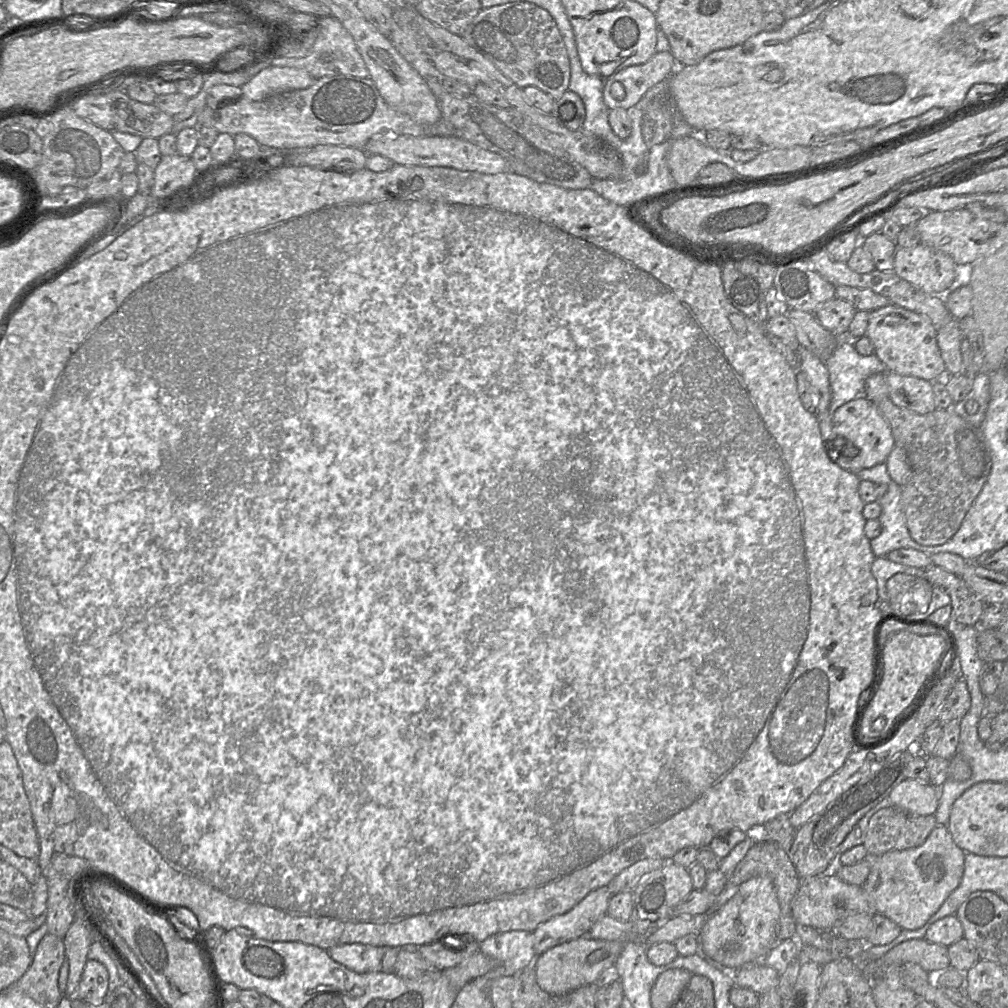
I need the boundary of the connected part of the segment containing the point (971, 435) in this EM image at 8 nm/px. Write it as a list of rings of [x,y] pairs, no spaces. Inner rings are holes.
[[[889,397],[874,404],[888,421],[895,445],[905,450],[911,467],[908,482],[901,486],[902,509],[910,535],[924,546],[942,545],[959,530],[966,513],[988,480],[992,460],[984,435],[980,427],[968,423],[952,409],[936,409],[927,414],[917,414],[895,405]]]

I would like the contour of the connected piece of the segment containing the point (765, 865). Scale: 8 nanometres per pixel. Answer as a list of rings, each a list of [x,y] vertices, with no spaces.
[[[760,837],[748,850],[745,857],[738,863],[729,877],[729,885],[738,887],[752,877],[765,876],[772,880],[780,905],[777,941],[796,937],[796,922],[792,913],[792,902],[799,890],[802,880],[798,877],[794,865],[787,852],[778,844]]]

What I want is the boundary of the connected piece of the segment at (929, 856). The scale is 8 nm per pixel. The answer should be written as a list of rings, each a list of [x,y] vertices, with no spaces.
[[[937,825],[926,841],[916,848],[890,851],[879,857],[870,858],[870,873],[861,887],[874,913],[886,916],[903,930],[917,930],[923,927],[958,887],[964,873],[965,852],[955,844],[945,825]]]

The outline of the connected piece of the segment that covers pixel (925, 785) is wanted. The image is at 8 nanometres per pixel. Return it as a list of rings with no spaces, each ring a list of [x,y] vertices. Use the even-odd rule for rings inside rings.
[[[905,779],[892,790],[889,800],[913,815],[934,815],[939,806],[939,789],[930,782]]]

